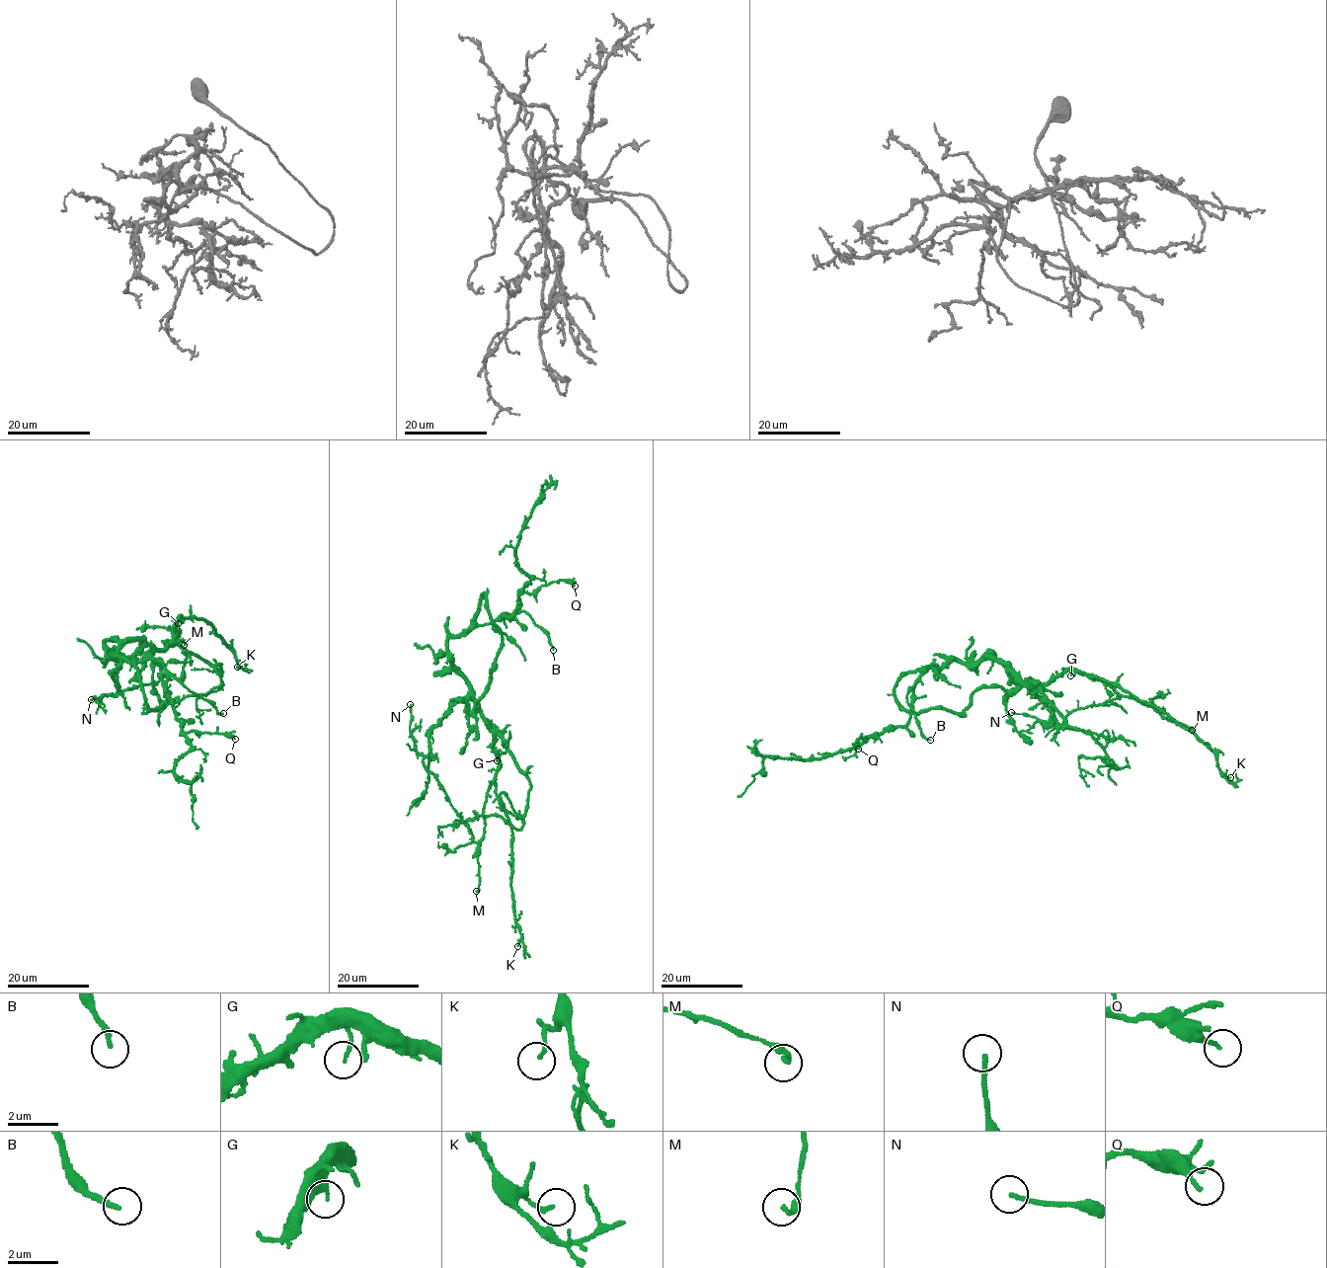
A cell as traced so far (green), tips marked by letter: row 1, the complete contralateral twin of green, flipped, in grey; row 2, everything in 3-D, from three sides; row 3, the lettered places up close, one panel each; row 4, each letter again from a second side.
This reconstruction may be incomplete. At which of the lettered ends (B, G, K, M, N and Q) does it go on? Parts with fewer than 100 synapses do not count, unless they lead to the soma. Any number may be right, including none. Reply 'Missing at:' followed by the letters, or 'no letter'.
Missing at: B

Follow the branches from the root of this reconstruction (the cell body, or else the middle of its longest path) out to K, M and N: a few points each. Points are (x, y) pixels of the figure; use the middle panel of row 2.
K: (451, 659), (493, 733), (499, 758), (496, 793), (512, 832), (510, 885), (514, 919), (521, 935), (517, 946)
M: (451, 659), (493, 733), (499, 758), (496, 779), (484, 808), (484, 835), (477, 854), (476, 891)
N: (451, 659), (468, 693), (454, 700), (429, 731), (428, 755), (416, 751), (410, 704)

